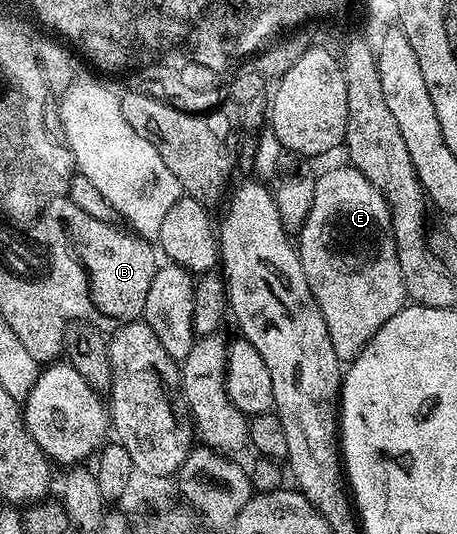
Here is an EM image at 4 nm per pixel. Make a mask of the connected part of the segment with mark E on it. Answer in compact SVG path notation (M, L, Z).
M351 165L324 172L319 179L313 180L313 185L311 209L296 235L298 256L304 277L308 277L308 285L316 297L316 305L320 305L320 313L324 313L324 325L328 325L332 349L336 349L338 359L349 361L359 355L384 321L396 317L396 313L408 303L400 261L397 260L390 207L376 185Z

